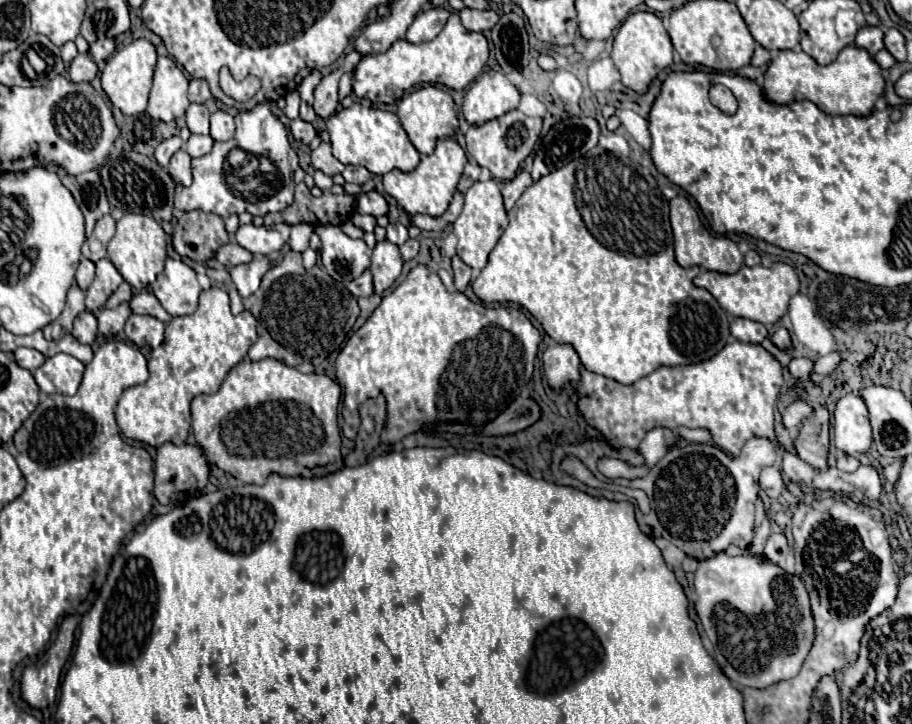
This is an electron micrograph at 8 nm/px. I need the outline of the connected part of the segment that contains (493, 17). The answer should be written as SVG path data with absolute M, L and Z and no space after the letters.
M465 8L465 10L459 12L459 16L461 16L463 26L465 26L467 30L471 30L471 32L491 30L491 28L497 24L497 20L499 20L499 16L497 16L493 10L481 12L481 10L469 10L469 8Z

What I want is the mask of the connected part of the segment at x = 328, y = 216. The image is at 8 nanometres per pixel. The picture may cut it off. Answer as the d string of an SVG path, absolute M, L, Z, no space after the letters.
M301 182L295 190L295 202L293 202L303 220L319 226L319 224L341 224L347 218L351 218L353 210L353 198L351 196L335 196L335 194L323 194L319 198L311 196L309 188Z

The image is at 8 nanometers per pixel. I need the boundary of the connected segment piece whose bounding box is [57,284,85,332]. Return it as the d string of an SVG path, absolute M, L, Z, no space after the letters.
M77 284L71 286L69 294L67 294L67 304L65 304L65 310L61 312L61 316L57 318L57 322L67 330L71 332L73 330L73 320L85 310L85 292L81 288L77 288Z

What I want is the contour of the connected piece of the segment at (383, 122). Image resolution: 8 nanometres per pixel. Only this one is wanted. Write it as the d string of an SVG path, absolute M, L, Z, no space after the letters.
M353 104L351 108L339 108L327 120L327 132L331 136L333 156L339 158L339 162L365 166L371 174L377 176L383 176L391 170L413 172L413 168L417 168L421 160L421 154L411 144L407 132L399 122L399 116L393 112L363 108L361 104Z

